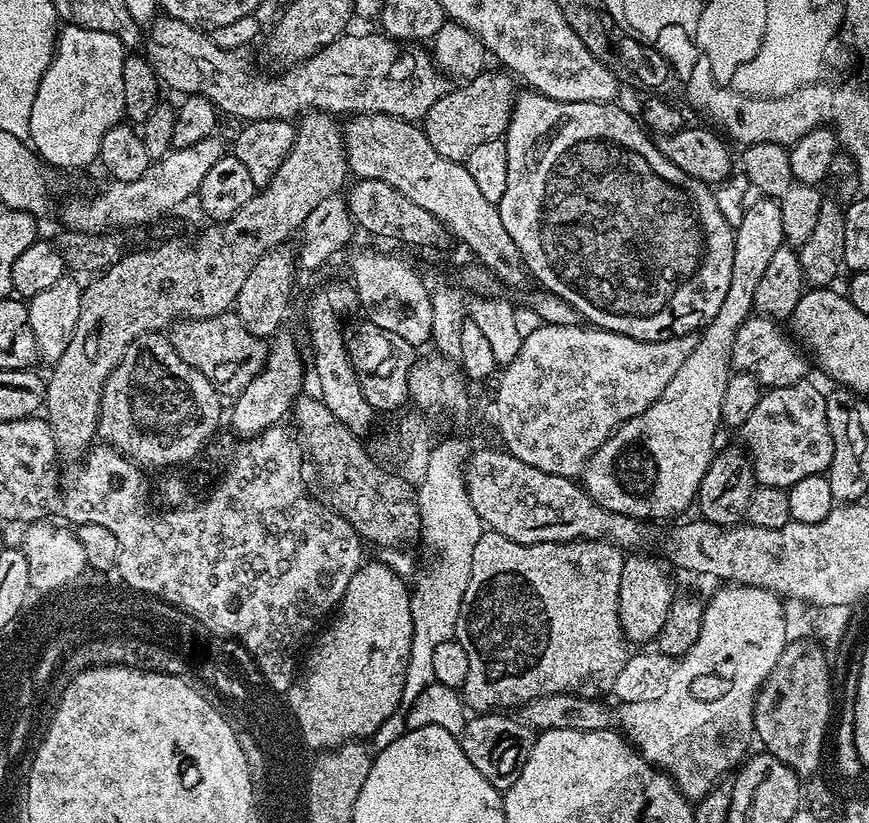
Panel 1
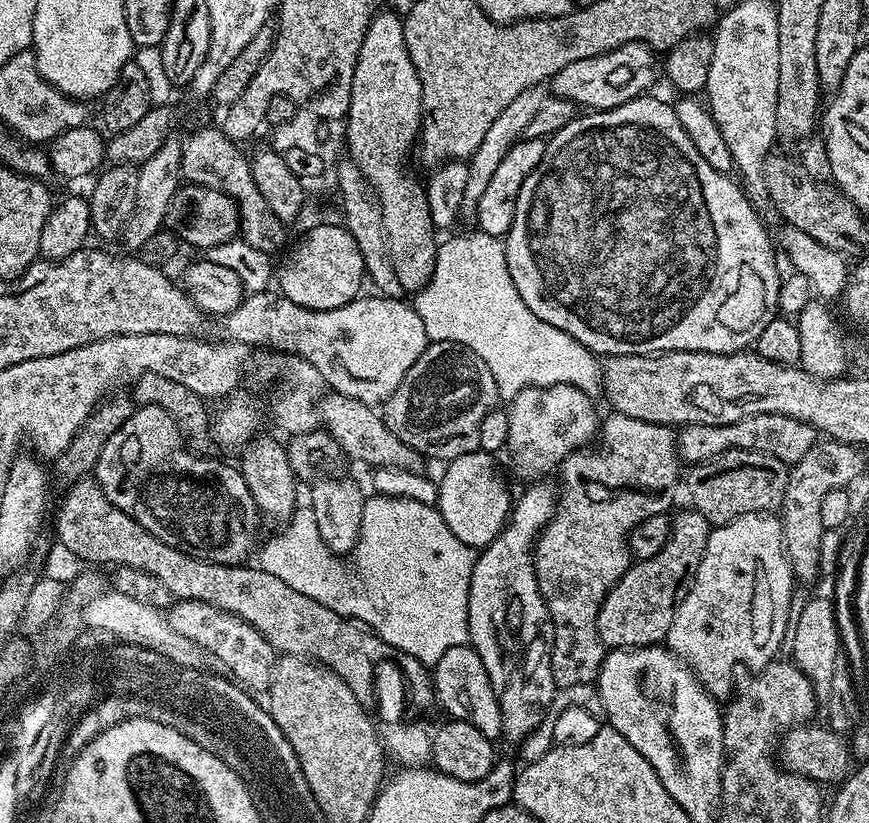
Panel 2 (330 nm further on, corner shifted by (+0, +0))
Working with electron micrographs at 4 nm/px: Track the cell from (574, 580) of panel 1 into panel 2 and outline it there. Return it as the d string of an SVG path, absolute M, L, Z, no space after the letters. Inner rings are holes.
M619 414L609 415L609 420L605 419L603 423L601 423L598 429L598 439L595 441L594 446L589 446L587 448L581 448L579 452L571 452L567 458L565 458L564 463L562 465L562 472L564 471L564 488L562 484L562 491L558 496L558 503L556 506L556 515L553 519L549 520L547 524L544 525L544 530L541 532L540 536L537 538L534 545L534 555L536 557L536 580L540 584L540 593L543 594L546 598L546 603L548 605L548 613L552 616L552 673L554 674L554 682L556 683L557 689L561 688L569 688L570 686L574 686L575 684L591 684L595 681L596 677L600 674L600 667L602 666L602 662L604 661L604 657L606 655L606 649L604 643L600 640L600 635L598 634L598 626L596 625L596 619L598 618L598 610L602 606L602 602L608 591L613 588L614 585L618 582L618 578L622 578L622 574L626 574L626 570L632 567L634 563L634 557L632 551L628 549L628 535L632 533L634 530L634 526L638 526L645 520L646 518L650 518L651 516L663 516L669 510L668 507L672 504L672 491L676 488L676 483L681 483L682 480L682 468L680 472L680 467L682 467L682 461L680 459L680 453L676 447L676 437L677 433L673 431L671 427L667 424L655 424L654 422L642 422L642 418L630 418L629 416L622 416Z

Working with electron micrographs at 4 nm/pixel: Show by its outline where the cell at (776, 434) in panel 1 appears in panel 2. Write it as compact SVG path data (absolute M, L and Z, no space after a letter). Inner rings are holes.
M766 413L733 424L685 424L679 429L676 447L681 461L689 465L700 464L703 460L713 460L718 454L731 448L753 448L791 466L805 456L806 450L810 450L810 446L814 446L817 439L818 433L812 425L794 417Z

